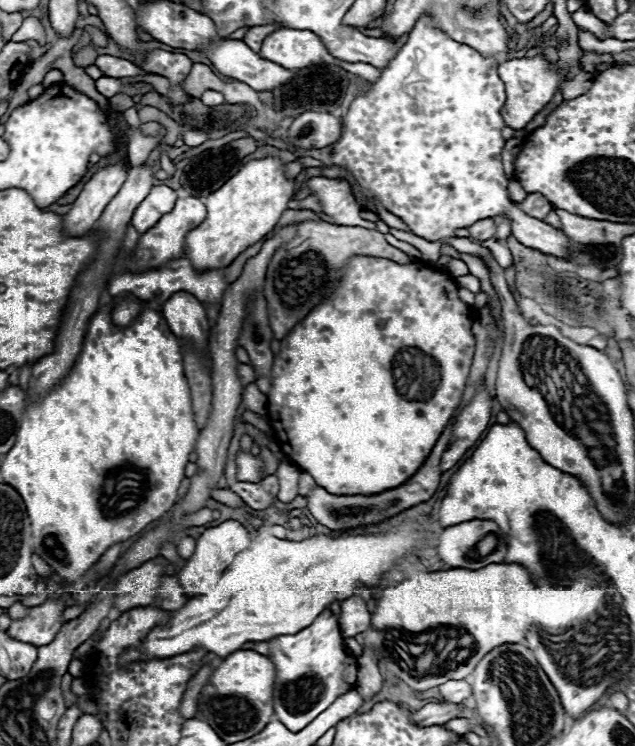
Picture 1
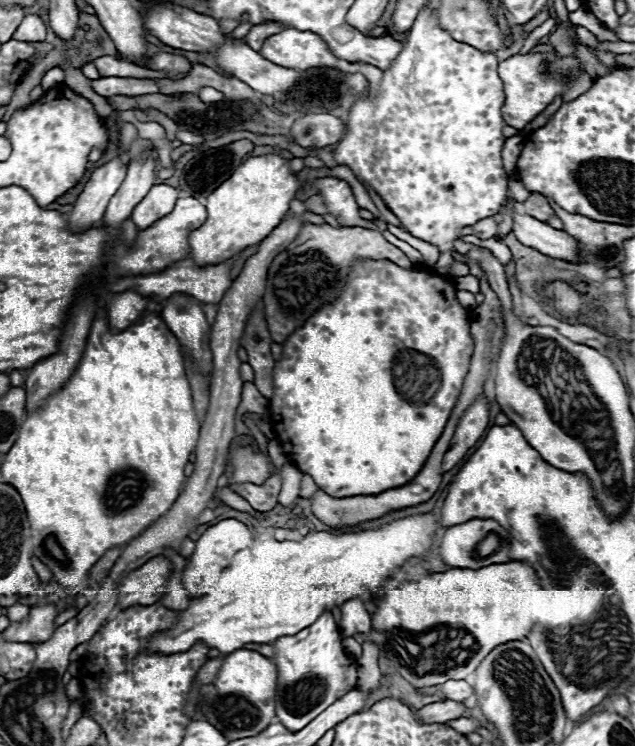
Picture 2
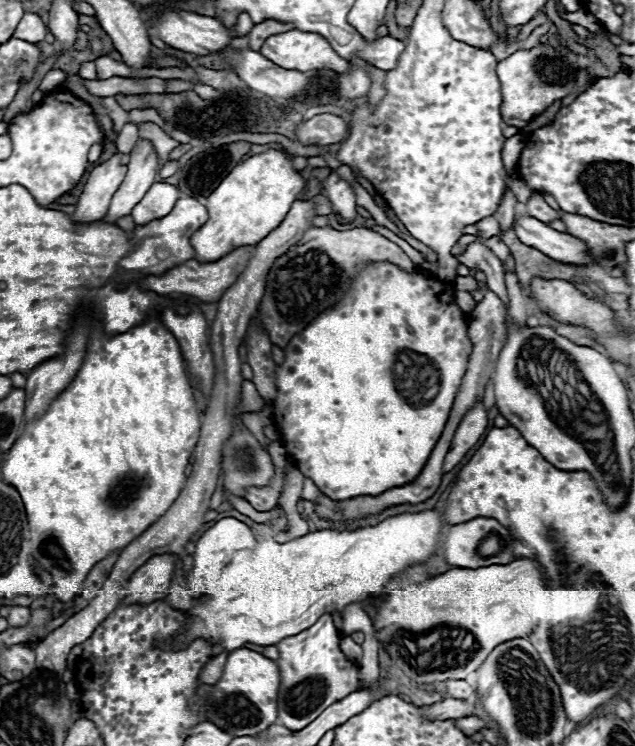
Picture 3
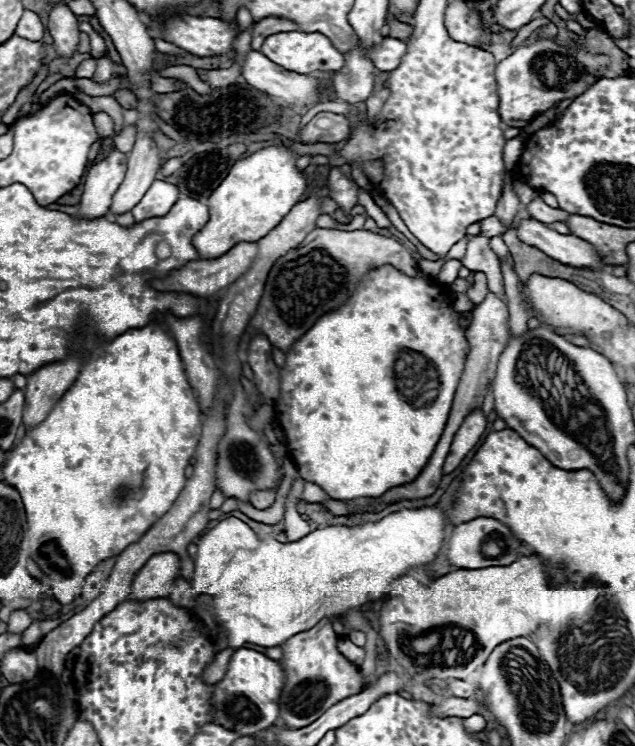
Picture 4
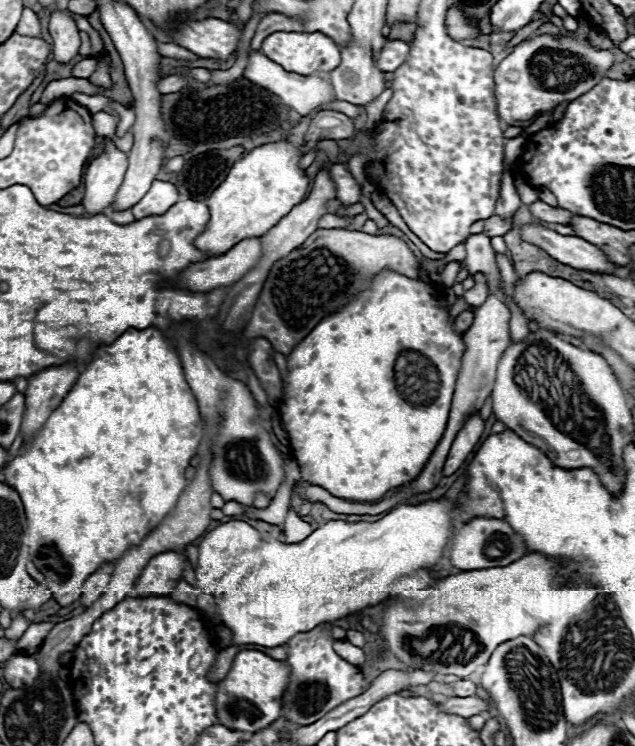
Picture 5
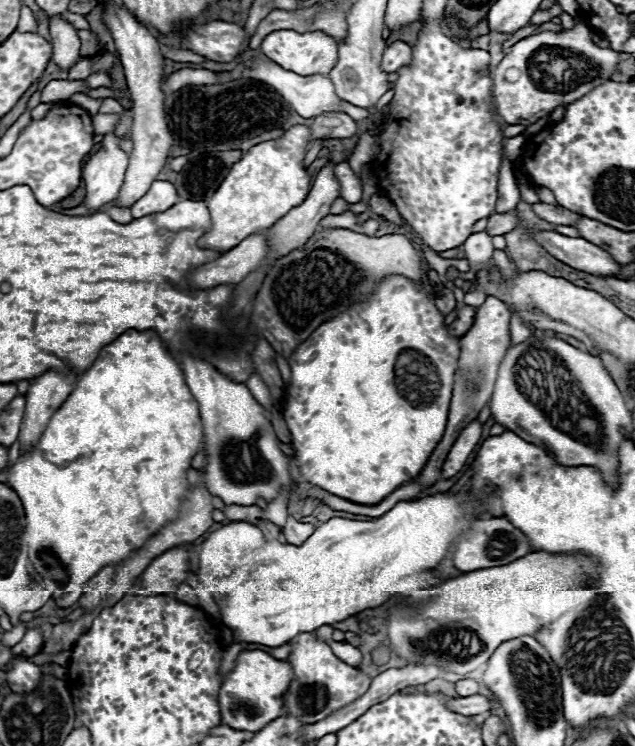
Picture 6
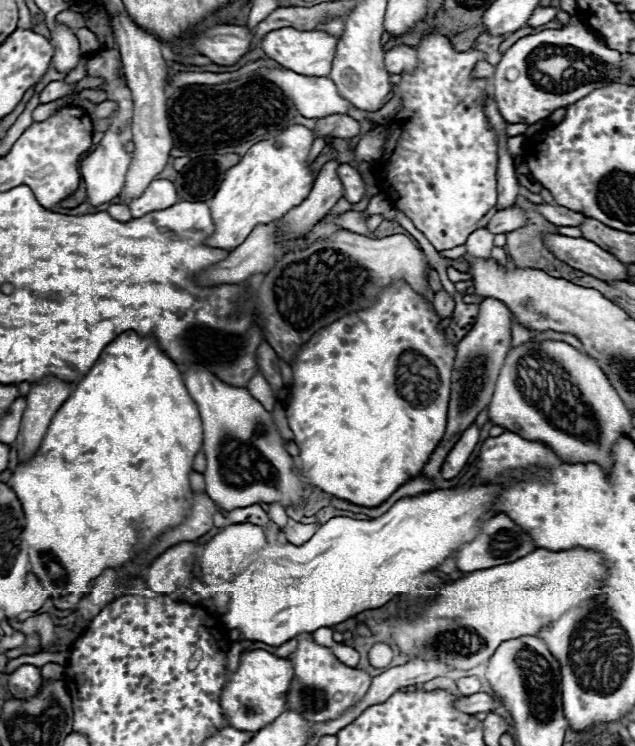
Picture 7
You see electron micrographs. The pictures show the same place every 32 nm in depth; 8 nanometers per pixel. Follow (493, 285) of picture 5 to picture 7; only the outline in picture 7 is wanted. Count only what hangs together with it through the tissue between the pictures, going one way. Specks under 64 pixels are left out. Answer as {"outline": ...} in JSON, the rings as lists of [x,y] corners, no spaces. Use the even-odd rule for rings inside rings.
{"outline":[[[488,228],[472,232],[466,240],[466,254],[472,256],[472,258],[488,260],[490,252],[492,252],[492,238],[494,236],[488,232]]]}

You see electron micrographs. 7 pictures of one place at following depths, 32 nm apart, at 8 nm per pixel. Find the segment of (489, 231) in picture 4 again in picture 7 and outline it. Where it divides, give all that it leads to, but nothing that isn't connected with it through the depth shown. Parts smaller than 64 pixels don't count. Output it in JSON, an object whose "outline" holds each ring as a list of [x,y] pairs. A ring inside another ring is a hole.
{"outline":[[[512,206],[508,210],[500,210],[496,212],[490,222],[488,222],[488,228],[492,234],[504,234],[504,232],[512,232],[520,226],[524,226],[526,222],[526,216],[524,212],[518,208],[518,206]]]}

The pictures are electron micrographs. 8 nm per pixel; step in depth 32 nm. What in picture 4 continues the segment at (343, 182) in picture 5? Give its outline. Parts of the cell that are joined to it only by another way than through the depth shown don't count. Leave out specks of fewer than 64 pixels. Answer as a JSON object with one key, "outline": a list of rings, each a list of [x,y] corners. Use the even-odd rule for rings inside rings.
{"outline":[[[332,168],[328,174],[328,190],[330,198],[336,202],[336,206],[342,210],[344,216],[350,216],[352,208],[356,206],[356,184],[342,176],[340,168]]]}

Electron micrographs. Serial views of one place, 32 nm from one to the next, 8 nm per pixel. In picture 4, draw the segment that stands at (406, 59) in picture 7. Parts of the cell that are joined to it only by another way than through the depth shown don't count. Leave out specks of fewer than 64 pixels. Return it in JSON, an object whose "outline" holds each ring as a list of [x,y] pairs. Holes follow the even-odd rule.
{"outline":[[[386,36],[382,40],[382,44],[376,44],[376,46],[370,46],[364,50],[364,54],[374,62],[374,66],[384,72],[394,70],[400,64],[404,52],[406,52],[406,44],[402,40],[390,38],[390,36]]]}

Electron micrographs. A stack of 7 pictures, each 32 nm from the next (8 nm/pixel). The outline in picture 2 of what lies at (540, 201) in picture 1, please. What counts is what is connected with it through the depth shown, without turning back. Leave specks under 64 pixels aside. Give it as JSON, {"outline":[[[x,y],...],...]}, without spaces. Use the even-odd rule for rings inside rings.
{"outline":[[[536,192],[528,196],[528,200],[522,204],[522,208],[524,208],[524,212],[528,216],[534,216],[534,218],[538,218],[542,222],[546,222],[550,218],[550,214],[554,214],[554,210],[550,208],[548,200],[542,194],[536,194]]]}

